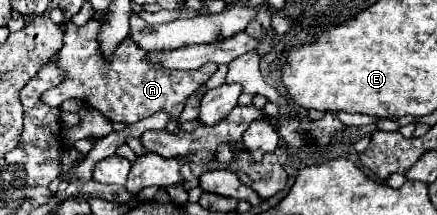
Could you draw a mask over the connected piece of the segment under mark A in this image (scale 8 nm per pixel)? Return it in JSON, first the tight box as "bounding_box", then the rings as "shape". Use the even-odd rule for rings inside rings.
{"bounding_box":[41,21,217,123],"shape":[[[71,21],[65,25],[63,49],[57,55],[57,67],[65,73],[61,85],[45,91],[41,101],[49,107],[59,107],[65,99],[79,99],[89,107],[101,111],[109,121],[137,123],[145,117],[151,117],[157,111],[165,111],[171,121],[175,121],[185,105],[185,99],[203,85],[217,69],[217,65],[207,63],[195,71],[173,71],[161,69],[161,65],[149,65],[149,53],[139,45],[129,41],[129,35],[121,45],[105,57],[101,53],[101,43],[97,41],[101,31],[101,21],[87,21],[83,27],[73,25]]]}

